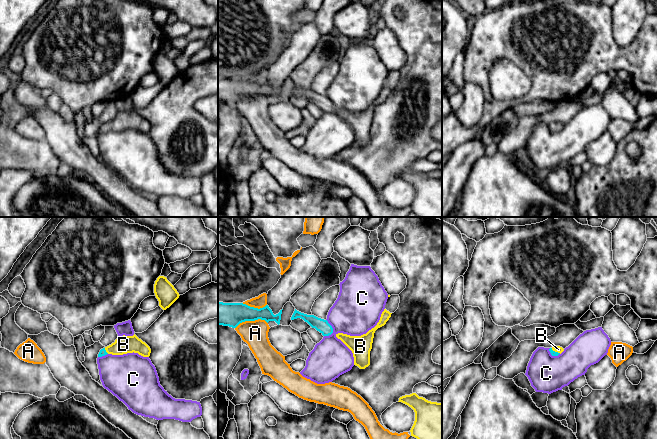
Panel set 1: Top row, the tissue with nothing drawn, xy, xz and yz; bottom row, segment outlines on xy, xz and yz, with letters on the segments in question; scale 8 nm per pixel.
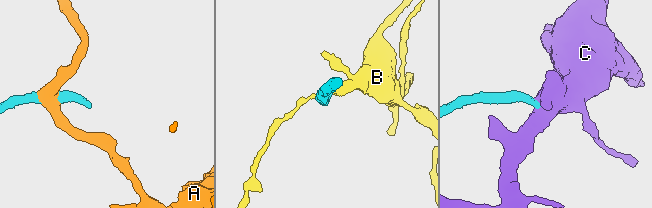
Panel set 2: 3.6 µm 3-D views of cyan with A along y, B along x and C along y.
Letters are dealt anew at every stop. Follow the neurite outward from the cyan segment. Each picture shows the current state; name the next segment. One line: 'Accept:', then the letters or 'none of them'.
Accept: B

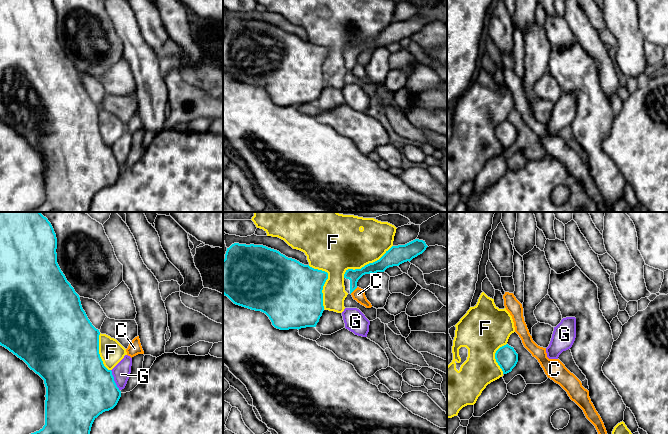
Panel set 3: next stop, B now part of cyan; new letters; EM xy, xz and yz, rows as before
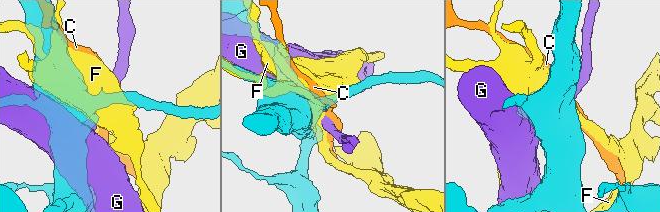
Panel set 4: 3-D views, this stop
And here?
Accept: none of them

